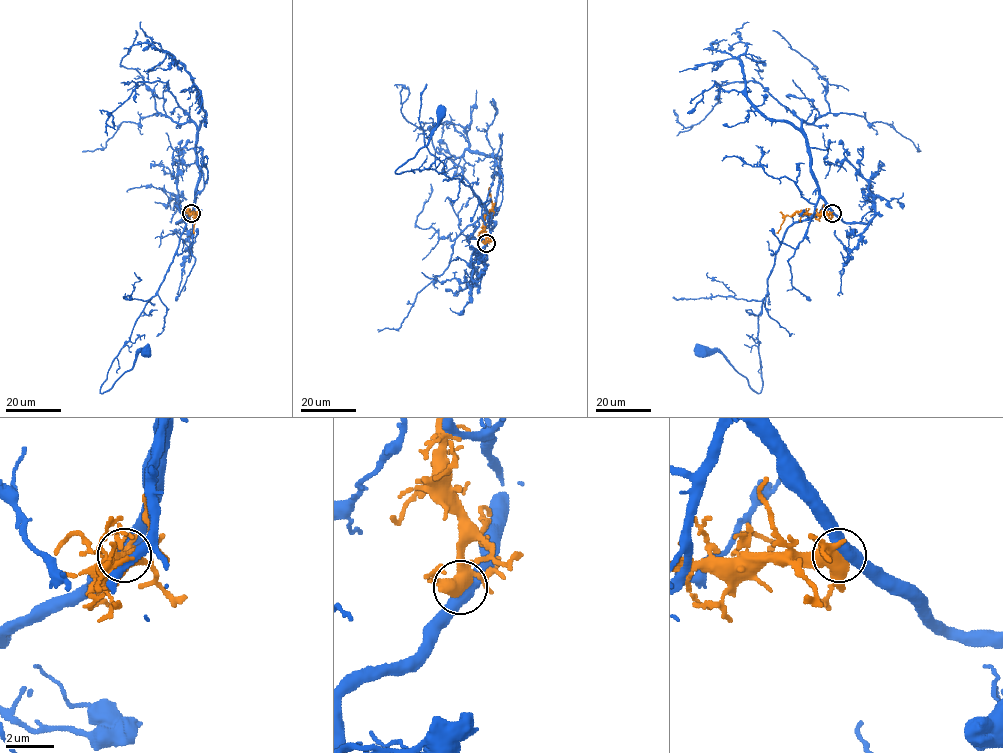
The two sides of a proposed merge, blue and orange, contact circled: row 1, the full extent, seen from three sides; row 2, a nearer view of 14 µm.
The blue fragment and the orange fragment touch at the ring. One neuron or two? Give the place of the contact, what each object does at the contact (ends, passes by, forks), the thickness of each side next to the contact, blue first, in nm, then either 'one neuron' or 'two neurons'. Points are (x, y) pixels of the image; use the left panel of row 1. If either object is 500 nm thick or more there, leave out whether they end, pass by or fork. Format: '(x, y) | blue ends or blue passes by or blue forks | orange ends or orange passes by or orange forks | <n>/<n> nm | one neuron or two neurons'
(191, 213) | 500/440 nm | two neurons

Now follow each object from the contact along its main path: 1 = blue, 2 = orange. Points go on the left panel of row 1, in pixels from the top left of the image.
1: (190, 213), (173, 262), (100, 391), (108, 391), (146, 349)
2: (190, 213), (197, 212), (194, 233)

